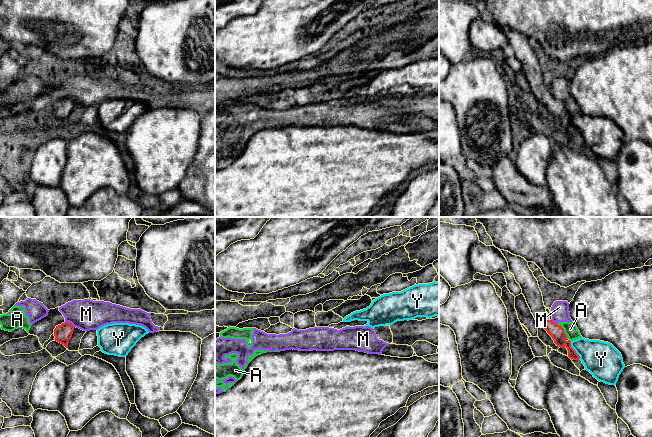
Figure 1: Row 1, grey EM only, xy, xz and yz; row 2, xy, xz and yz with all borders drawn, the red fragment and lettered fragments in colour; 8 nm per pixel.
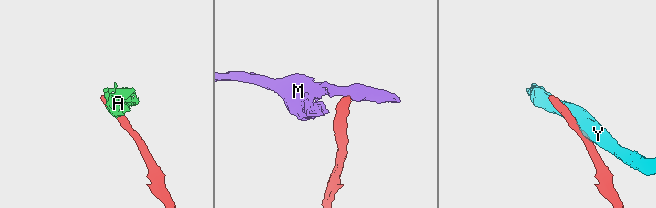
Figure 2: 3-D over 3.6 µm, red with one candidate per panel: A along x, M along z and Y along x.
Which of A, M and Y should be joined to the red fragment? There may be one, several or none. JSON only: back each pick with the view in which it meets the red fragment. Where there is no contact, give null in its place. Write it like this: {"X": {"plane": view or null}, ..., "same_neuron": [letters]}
{"same_neuron": []}

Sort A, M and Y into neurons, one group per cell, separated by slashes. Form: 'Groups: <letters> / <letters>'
Groups: A M / Y

